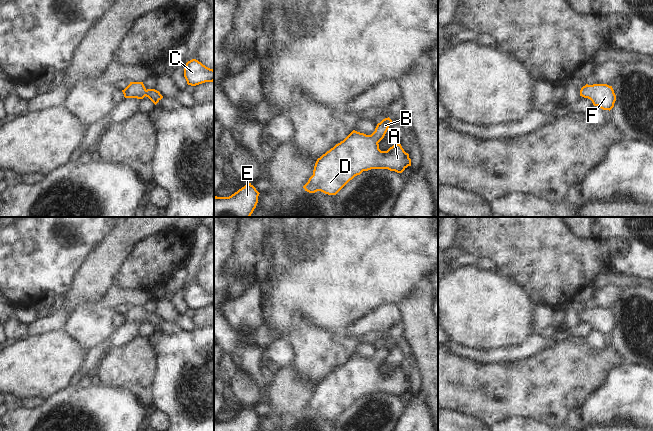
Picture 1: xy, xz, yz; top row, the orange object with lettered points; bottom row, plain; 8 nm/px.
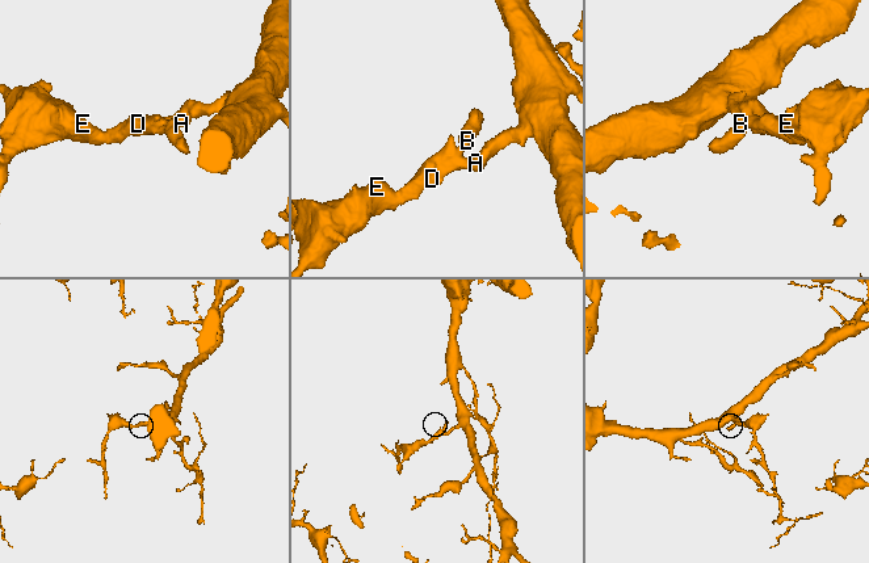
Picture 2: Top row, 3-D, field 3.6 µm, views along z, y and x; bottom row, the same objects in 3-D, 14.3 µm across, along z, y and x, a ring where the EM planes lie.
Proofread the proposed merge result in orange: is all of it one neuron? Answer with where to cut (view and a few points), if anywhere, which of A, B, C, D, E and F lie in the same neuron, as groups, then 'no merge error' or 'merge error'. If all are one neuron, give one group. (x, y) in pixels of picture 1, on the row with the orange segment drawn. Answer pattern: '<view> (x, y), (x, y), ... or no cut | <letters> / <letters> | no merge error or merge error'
no cut | A B C D E F | no merge error

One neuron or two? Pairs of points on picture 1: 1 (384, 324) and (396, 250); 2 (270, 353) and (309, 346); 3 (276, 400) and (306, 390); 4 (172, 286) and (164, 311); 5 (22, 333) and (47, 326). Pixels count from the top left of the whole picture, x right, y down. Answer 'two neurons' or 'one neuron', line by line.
1: two neurons
2: two neurons
3: one neuron
4: one neuron
5: two neurons

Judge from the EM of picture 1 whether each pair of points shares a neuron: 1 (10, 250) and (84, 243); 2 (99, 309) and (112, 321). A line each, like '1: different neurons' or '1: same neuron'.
1: same neuron
2: same neuron

